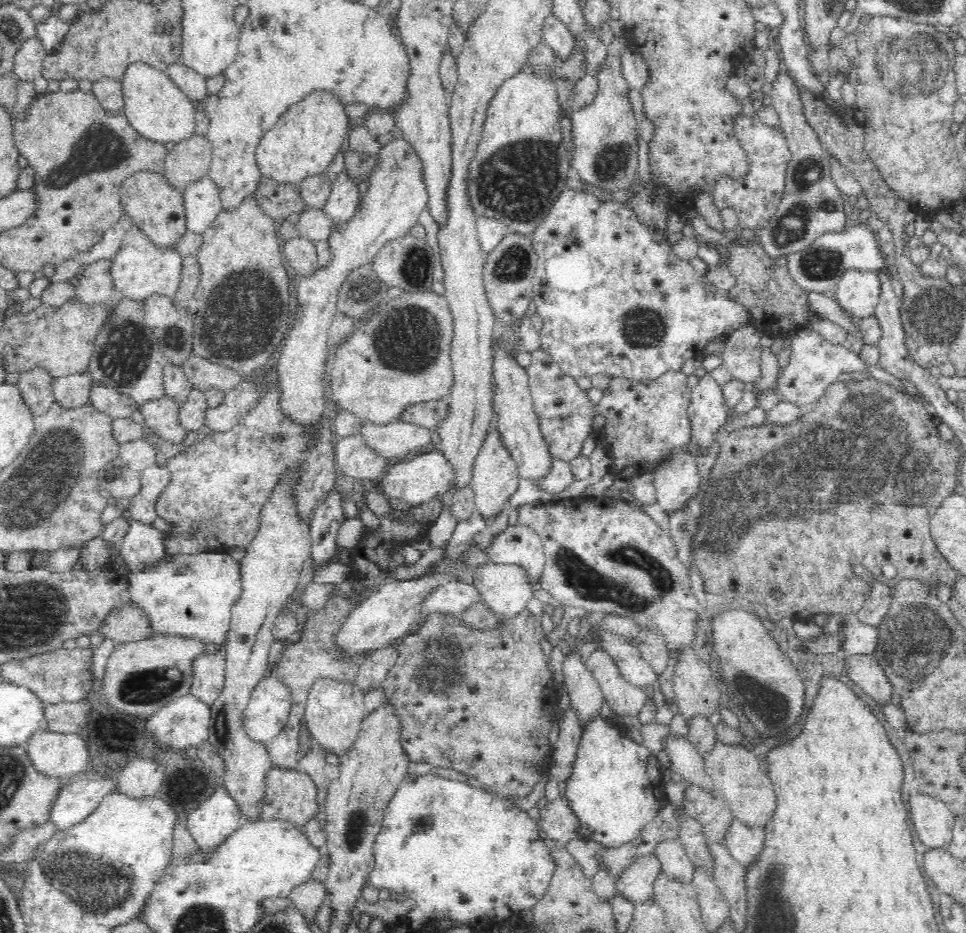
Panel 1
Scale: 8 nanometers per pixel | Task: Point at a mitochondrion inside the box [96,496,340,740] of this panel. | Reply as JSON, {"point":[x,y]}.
{"point":[145,687]}

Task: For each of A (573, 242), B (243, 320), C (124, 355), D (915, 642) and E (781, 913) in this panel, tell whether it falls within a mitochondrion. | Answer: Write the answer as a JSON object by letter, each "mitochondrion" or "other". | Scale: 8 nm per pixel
{"A":"other","B":"mitochondrion","C":"mitochondrion","D":"mitochondrion","E":"mitochondrion"}

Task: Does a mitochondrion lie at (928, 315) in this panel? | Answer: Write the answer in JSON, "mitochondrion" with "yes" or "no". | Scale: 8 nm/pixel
{"mitochondrion":"yes"}

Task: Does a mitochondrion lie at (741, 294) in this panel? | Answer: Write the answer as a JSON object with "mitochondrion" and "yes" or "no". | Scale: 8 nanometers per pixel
{"mitochondrion":"no"}

